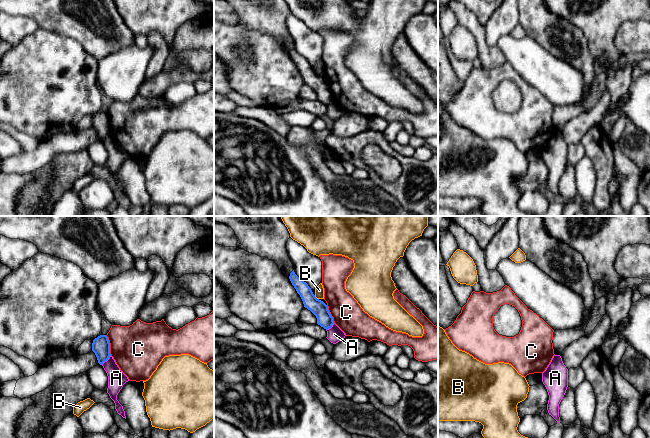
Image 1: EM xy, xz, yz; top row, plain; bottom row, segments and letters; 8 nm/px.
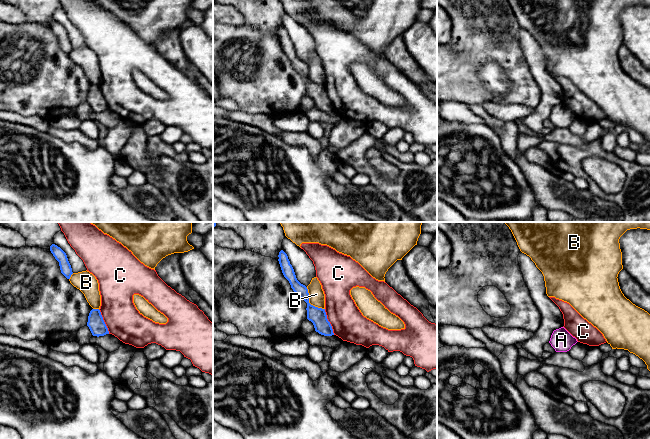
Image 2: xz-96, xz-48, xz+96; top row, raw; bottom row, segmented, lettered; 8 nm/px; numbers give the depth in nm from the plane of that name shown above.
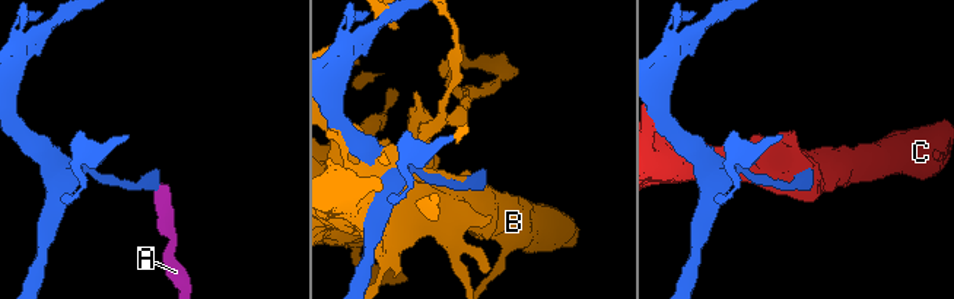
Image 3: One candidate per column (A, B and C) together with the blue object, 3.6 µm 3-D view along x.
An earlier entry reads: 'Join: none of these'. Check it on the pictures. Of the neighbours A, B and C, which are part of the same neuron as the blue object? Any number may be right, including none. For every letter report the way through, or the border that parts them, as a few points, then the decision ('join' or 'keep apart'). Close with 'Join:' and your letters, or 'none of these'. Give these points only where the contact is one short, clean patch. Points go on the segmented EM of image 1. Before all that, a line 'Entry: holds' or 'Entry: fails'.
Entry: holds
A: along xy (110, 355), (101, 364) | keep apart
B: keep apart
C: keep apart
Join: none of these

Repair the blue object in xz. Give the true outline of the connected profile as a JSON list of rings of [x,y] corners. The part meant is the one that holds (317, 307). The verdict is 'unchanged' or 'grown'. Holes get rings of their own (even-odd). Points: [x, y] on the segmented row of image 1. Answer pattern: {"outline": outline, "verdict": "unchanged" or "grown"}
{"outline": [[[294,270],[290,273],[289,279],[297,293],[300,295],[304,307],[316,316],[317,324],[326,330],[331,328],[334,321],[328,310],[328,306],[315,297],[308,284],[299,278]]], "verdict": "unchanged"}

